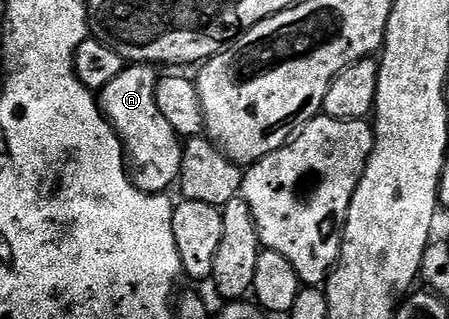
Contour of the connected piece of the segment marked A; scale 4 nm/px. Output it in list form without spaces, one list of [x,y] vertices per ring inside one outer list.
[[[131,64],[125,67],[104,89],[99,90],[100,111],[124,144],[126,161],[132,170],[134,187],[144,193],[168,193],[180,180],[184,147],[182,138],[170,127],[166,115],[158,111],[156,82],[158,69],[154,65]]]

